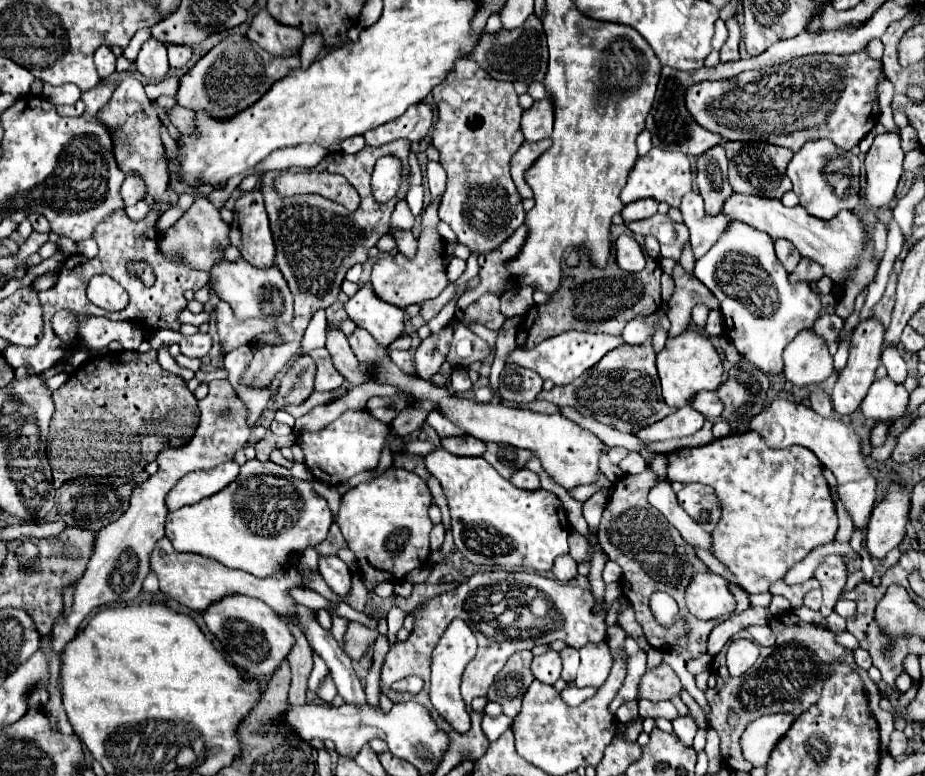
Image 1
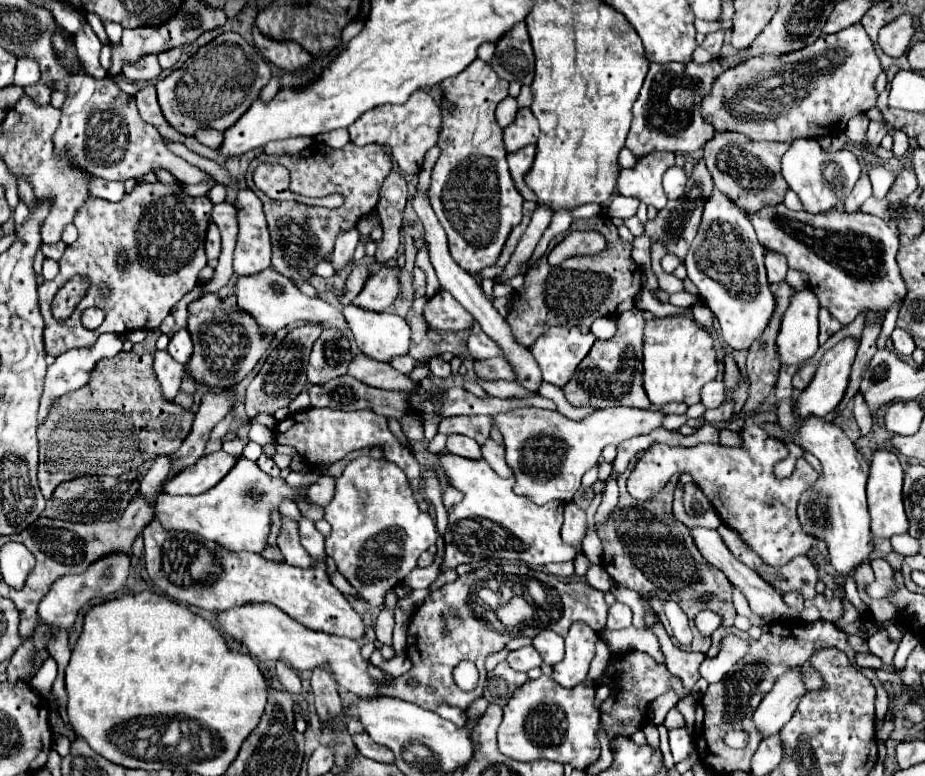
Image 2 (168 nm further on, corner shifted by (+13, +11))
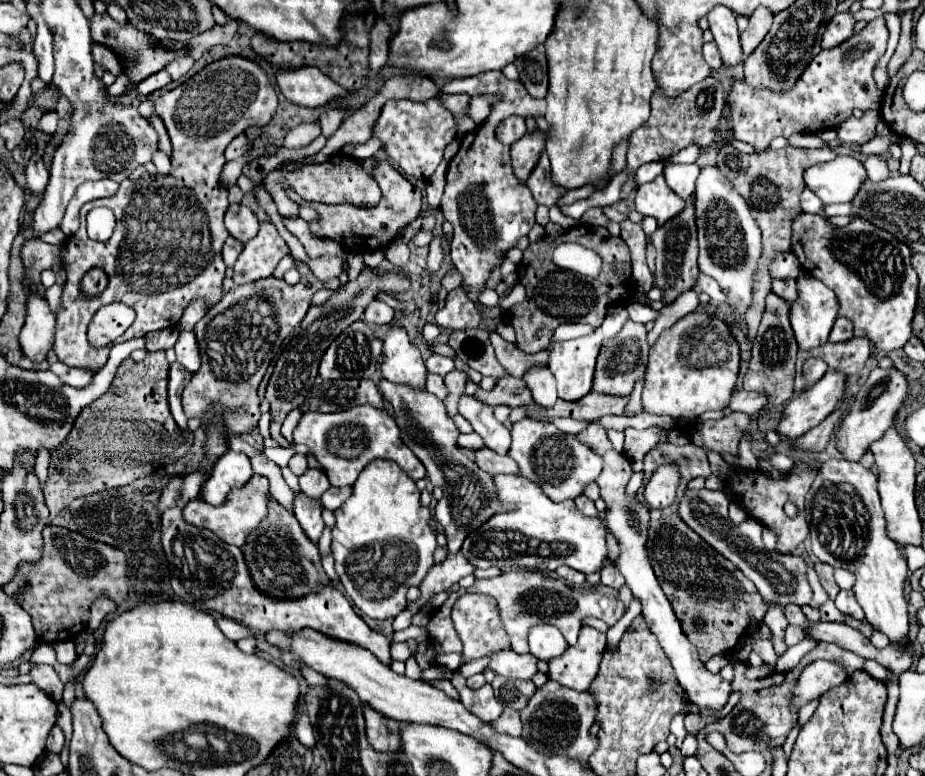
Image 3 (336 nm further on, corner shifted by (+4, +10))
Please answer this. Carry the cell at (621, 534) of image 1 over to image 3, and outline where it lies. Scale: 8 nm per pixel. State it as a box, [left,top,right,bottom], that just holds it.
[651,492,767,662]

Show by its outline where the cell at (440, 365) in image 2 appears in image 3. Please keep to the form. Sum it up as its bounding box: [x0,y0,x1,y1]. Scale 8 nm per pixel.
[425,354,455,376]

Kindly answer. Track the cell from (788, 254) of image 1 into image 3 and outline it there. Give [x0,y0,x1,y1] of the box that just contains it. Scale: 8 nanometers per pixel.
[773,280,797,302]

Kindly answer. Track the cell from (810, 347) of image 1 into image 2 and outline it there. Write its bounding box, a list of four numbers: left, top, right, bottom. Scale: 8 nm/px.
[776,289,818,365]

